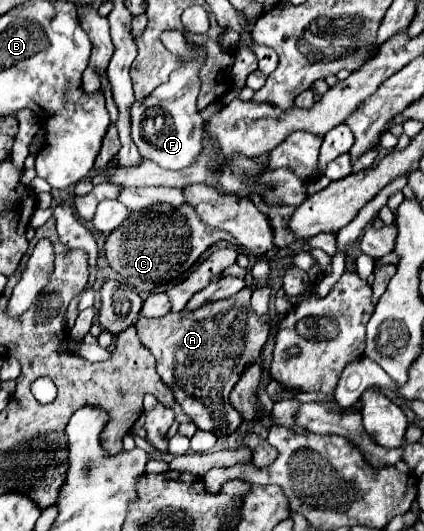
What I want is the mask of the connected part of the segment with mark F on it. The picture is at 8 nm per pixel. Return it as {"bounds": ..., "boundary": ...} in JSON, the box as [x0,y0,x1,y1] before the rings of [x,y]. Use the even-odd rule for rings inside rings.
{"bounds":[130,30,204,170],"boundary":[[[166,30],[162,34],[164,46],[178,54],[186,64],[170,74],[170,80],[166,84],[160,84],[150,96],[144,100],[134,100],[130,106],[130,124],[132,124],[132,140],[138,146],[140,154],[146,160],[154,160],[158,166],[168,170],[180,170],[192,164],[192,160],[198,156],[202,148],[202,128],[204,120],[198,116],[196,108],[196,96],[200,90],[200,78],[198,68],[202,62],[204,52],[196,46],[188,46],[184,40],[184,34],[178,30]],[[154,110],[158,112],[154,118],[146,118],[146,112]]]}

